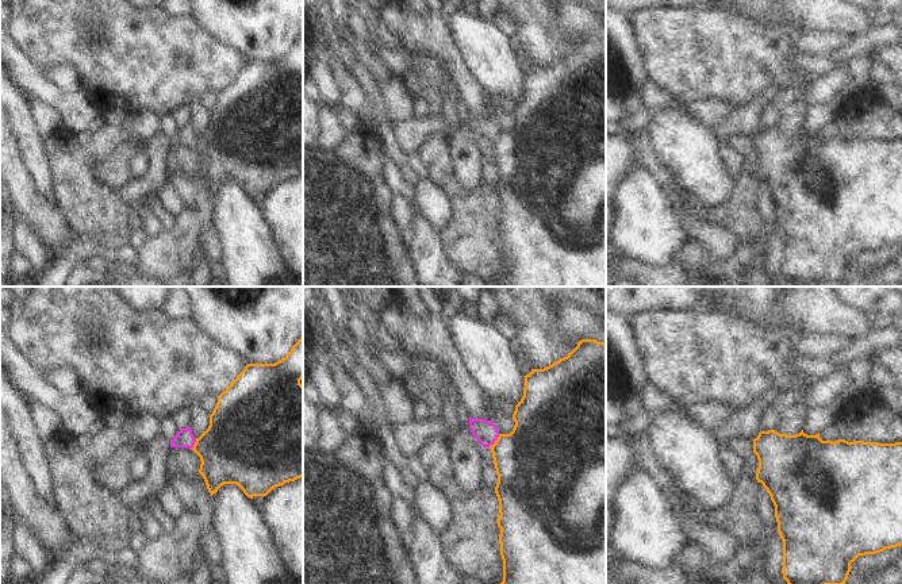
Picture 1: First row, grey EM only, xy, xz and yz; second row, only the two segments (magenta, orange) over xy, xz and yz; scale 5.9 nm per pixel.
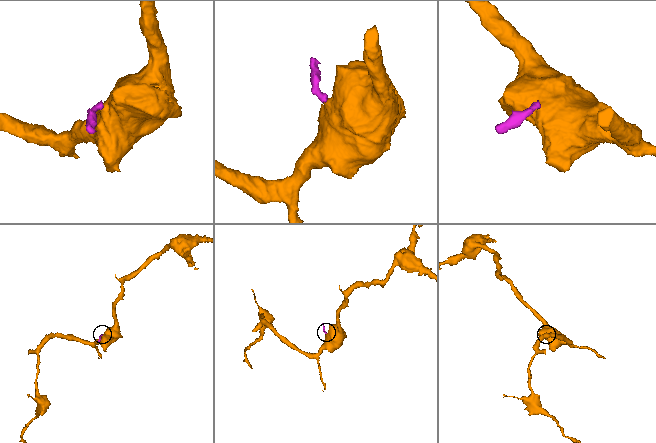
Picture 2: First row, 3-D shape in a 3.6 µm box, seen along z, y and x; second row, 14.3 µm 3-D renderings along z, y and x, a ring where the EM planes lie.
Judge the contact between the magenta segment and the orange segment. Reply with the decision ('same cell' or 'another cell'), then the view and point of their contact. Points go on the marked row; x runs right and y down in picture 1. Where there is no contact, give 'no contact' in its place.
another cell; meets magenta in xz at (495, 440)

